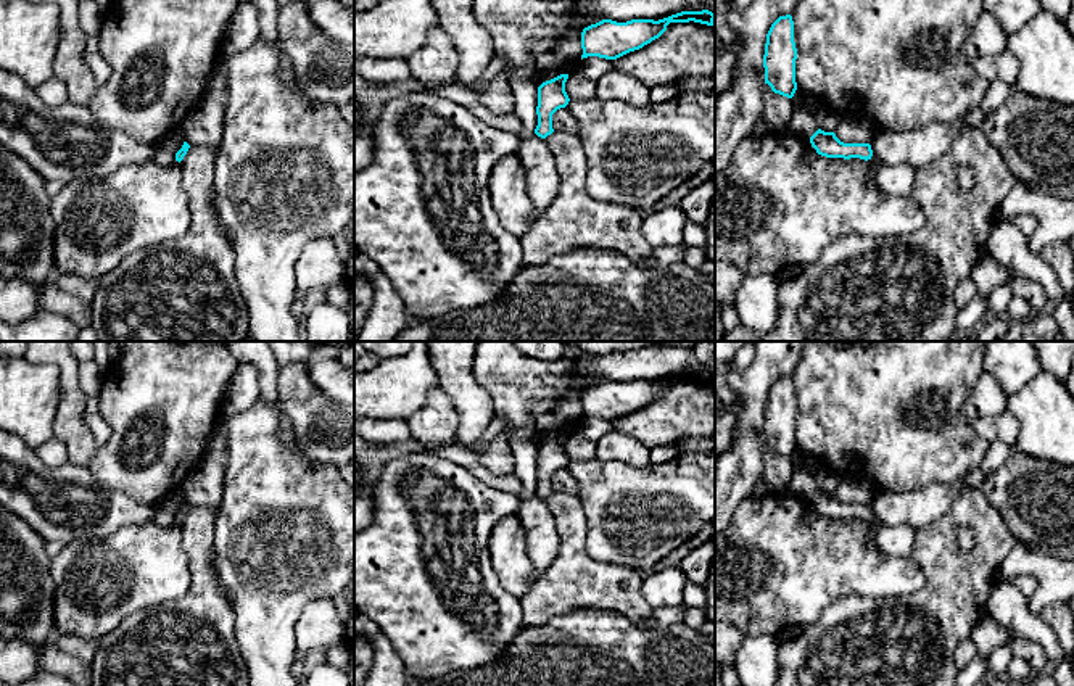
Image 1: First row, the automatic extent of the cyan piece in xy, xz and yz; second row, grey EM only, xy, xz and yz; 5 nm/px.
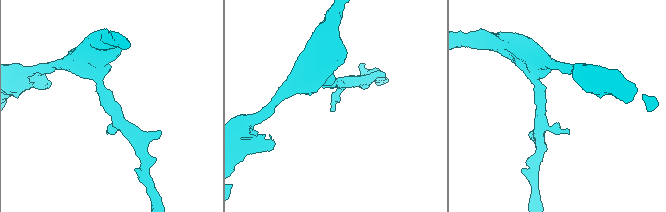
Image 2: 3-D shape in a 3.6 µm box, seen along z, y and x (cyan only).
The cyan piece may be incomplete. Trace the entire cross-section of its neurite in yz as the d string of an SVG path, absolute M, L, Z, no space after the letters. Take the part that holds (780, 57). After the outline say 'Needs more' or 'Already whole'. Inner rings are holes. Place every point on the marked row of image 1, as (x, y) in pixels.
M791 14L779 16L766 34L763 68L765 84L775 93L792 98L795 82L797 48L794 42L794 21Z. Already whole

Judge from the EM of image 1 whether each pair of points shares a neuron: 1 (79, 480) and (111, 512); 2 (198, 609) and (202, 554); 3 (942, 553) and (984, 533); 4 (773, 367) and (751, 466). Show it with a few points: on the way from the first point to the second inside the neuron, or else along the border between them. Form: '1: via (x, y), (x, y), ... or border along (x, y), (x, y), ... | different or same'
1: via (87, 488), (103, 504) | same
2: via (202, 596), (202, 567) | same
3: via (955, 556), (970, 556), (979, 546) | same
4: via (754, 392), (751, 442) | same

